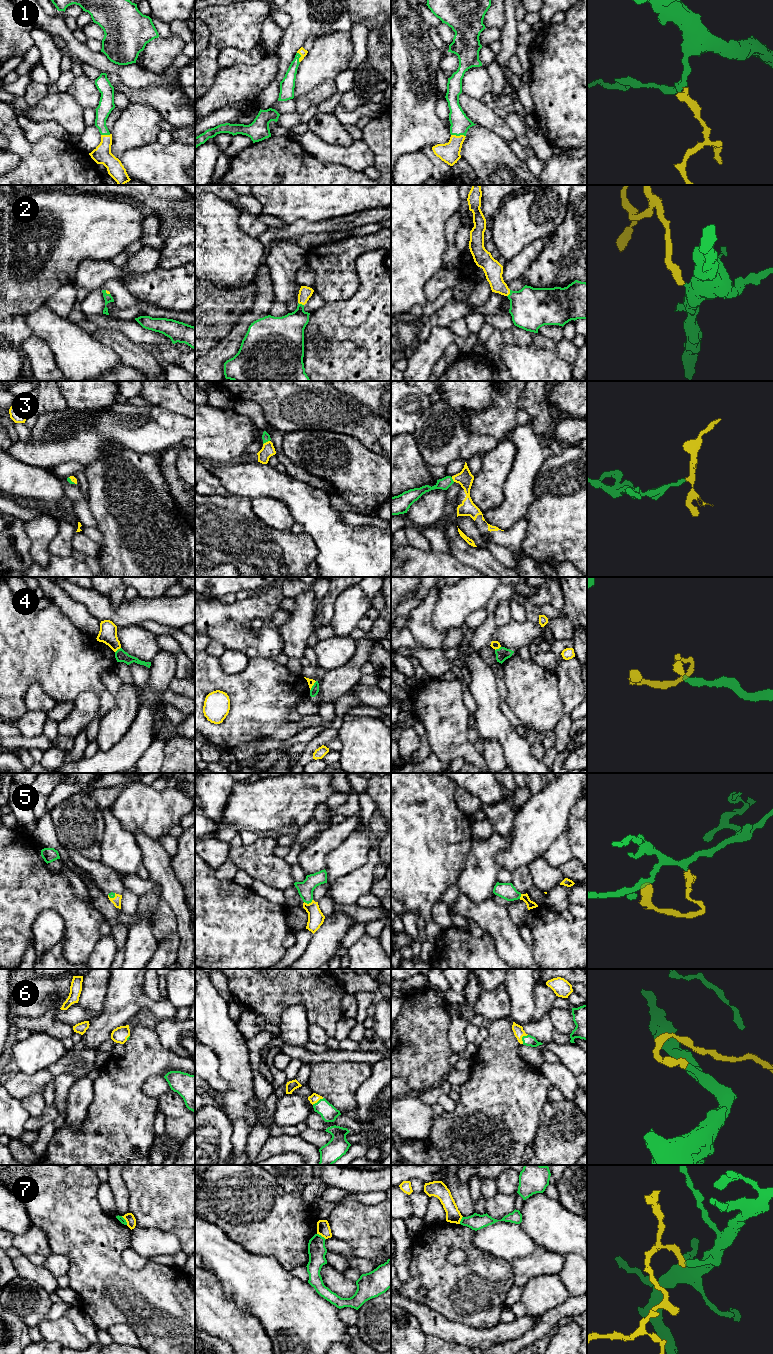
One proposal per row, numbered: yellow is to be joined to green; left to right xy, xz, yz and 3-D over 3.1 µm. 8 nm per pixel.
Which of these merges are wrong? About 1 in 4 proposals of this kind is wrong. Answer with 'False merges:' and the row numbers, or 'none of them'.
False merges: 4, 7

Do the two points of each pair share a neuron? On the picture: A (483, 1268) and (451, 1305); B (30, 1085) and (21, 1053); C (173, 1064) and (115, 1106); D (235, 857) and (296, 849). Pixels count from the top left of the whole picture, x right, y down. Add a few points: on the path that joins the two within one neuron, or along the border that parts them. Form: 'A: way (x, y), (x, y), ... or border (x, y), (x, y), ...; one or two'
A: way (479, 1277), (460, 1296); one
B: border (46, 1068), (29, 1074), (19, 1071); two
C: way (157, 1064), (151, 1064), (125, 1090); one
D: border (283, 859), (290, 866); two

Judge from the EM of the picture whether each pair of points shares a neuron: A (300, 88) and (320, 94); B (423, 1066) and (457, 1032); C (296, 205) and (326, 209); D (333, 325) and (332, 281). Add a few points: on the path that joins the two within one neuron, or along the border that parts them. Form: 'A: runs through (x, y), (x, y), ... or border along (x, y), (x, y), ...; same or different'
A: border along (329, 80), (317, 84), (294, 98); different
B: border along (450, 1019), (448, 1041), (453, 1053); different
C: runs through (303, 205), (319, 205); same
D: border along (354, 293), (344, 299), (326, 302); different

